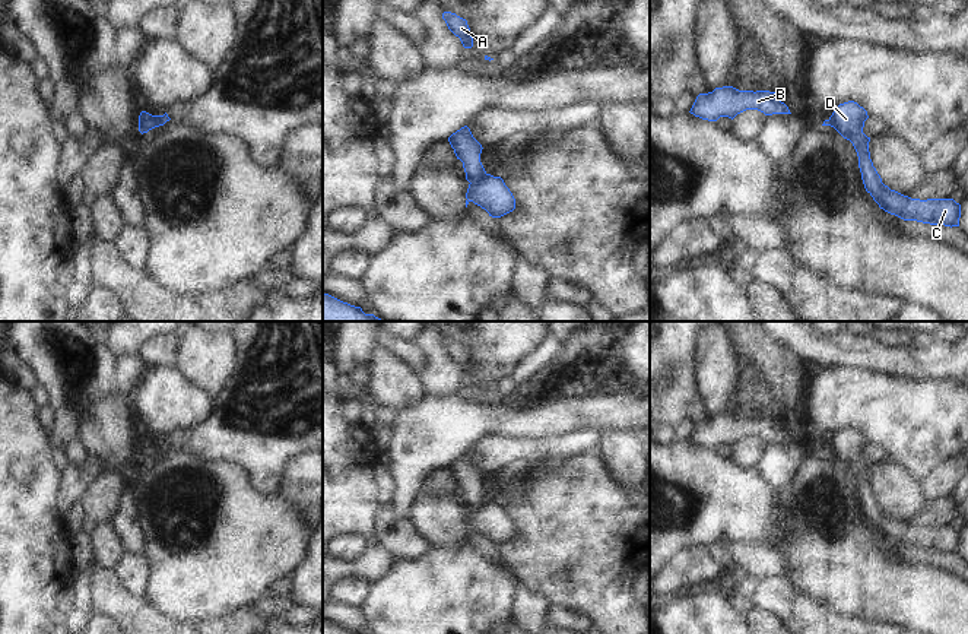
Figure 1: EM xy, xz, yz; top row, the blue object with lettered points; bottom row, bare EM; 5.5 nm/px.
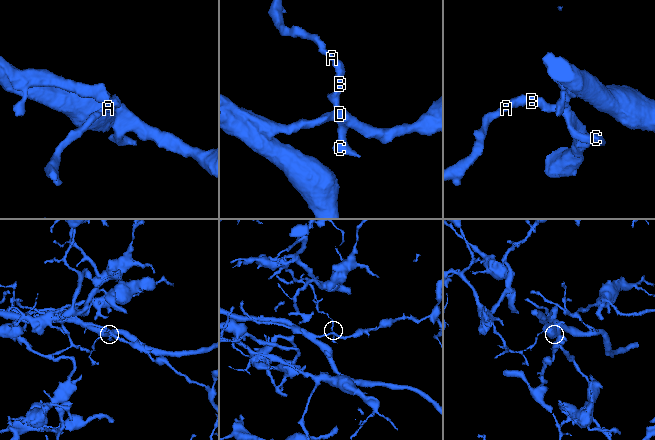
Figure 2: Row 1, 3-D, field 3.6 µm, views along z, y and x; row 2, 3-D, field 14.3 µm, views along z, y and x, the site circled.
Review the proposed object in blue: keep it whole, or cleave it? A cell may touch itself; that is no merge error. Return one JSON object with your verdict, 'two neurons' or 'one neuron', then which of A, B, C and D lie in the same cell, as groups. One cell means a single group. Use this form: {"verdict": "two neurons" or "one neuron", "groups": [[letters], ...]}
{"verdict": "two neurons", "groups": [["A", "B"], ["C", "D"]]}

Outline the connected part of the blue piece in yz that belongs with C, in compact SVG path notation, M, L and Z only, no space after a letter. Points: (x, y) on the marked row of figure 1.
M854 101L840 104L829 117L834 127L844 139L850 140L858 156L858 168L866 191L885 212L904 221L917 221L930 225L959 226L961 205L953 199L911 199L882 183L870 159L869 142L863 133L867 111Z

